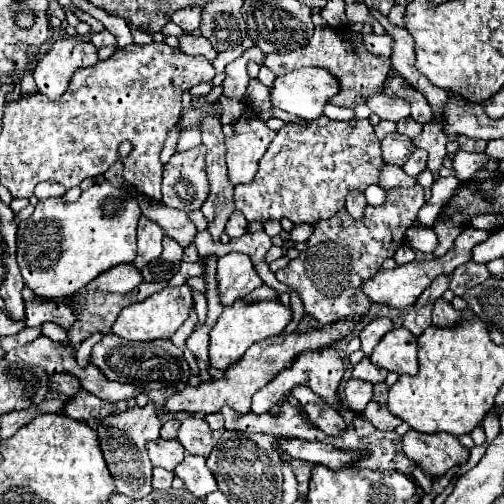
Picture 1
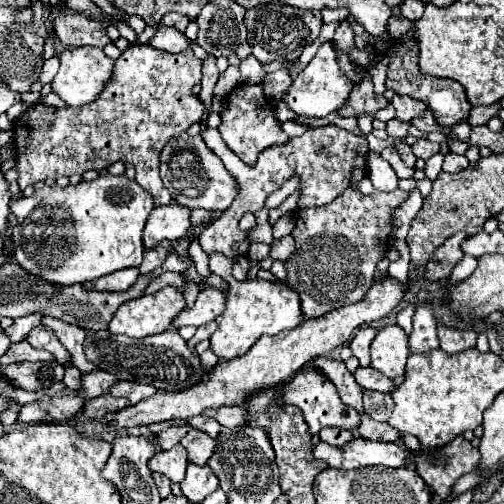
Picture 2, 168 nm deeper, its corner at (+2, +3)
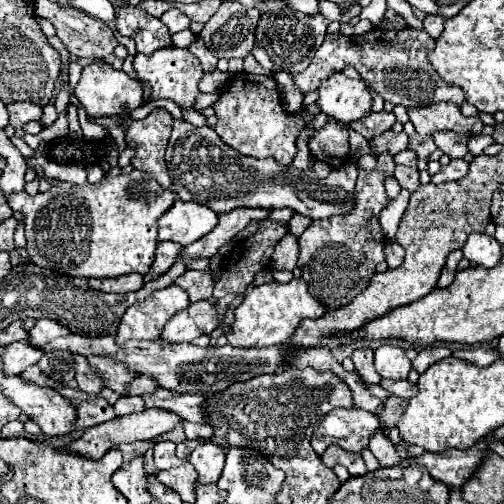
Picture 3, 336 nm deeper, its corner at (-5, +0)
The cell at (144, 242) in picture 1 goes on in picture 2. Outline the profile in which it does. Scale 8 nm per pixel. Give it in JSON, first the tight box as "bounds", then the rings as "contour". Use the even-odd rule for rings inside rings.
{"bounds":[143,202,191,248],"contour":[[[177,202],[167,206],[155,206],[145,230],[143,230],[143,244],[145,248],[153,248],[161,240],[179,240],[191,228],[191,210]]]}

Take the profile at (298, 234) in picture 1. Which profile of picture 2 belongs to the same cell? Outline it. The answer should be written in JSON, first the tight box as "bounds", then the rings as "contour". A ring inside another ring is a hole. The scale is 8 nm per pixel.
{"bounds":[248,242,270,262],"contour":[[[251,242],[248,251],[248,256],[250,257],[251,260],[260,262],[267,256],[269,256],[269,252],[270,252],[269,244]]]}

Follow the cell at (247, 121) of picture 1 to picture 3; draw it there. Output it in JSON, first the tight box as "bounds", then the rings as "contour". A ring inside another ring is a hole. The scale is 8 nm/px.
{"bounds":[212,73,304,165],"contour":[[[242,73],[232,81],[232,85],[212,107],[218,115],[218,125],[214,127],[214,131],[226,145],[242,155],[250,155],[256,159],[274,157],[280,165],[292,163],[296,155],[296,139],[304,129],[304,121],[284,109],[274,77]]]}

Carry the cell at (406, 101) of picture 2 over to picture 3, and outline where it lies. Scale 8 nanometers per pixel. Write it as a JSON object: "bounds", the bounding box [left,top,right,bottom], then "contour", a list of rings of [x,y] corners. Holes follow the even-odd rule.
{"bounds":[408,103,482,137],"contour":[[[440,103],[432,107],[410,107],[408,115],[422,137],[432,135],[434,131],[442,131],[442,129],[478,135],[482,127],[480,117],[464,117],[460,113],[460,107],[456,107],[454,103]]]}

